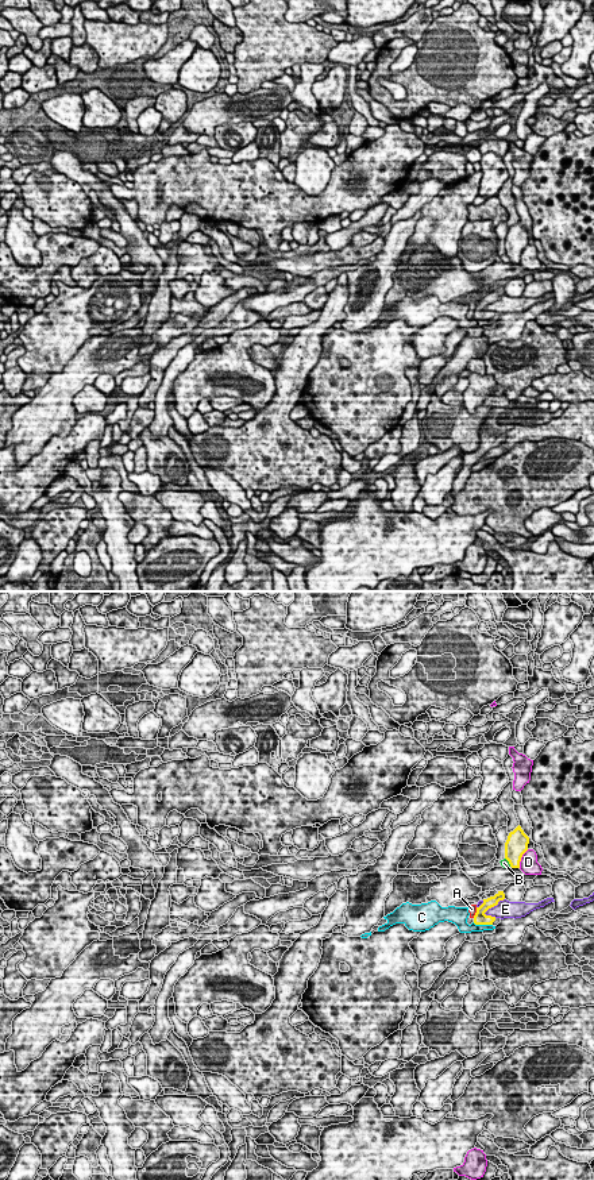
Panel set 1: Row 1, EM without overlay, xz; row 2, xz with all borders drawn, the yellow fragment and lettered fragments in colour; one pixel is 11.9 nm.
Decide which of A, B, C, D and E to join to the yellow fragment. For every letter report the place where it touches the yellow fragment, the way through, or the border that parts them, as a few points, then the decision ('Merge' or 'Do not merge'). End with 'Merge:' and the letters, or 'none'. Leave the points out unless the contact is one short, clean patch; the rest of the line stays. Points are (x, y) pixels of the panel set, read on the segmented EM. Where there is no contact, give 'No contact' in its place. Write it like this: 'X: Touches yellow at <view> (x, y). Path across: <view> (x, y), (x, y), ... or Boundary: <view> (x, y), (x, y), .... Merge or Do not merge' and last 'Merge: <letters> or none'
A: Touches yellow at xz (475, 913). Boundary: xz (477, 907), (473, 917). Do not merge
B: Touches yellow at xz (508, 860). Do not merge
C: Touches yellow at xz (482, 924). Boundary: xz (473, 922), (492, 925). Do not merge
D: Touches yellow at xz (520, 859). Do not merge
E: Touches yellow at xz (493, 906). Do not merge
Merge: none

